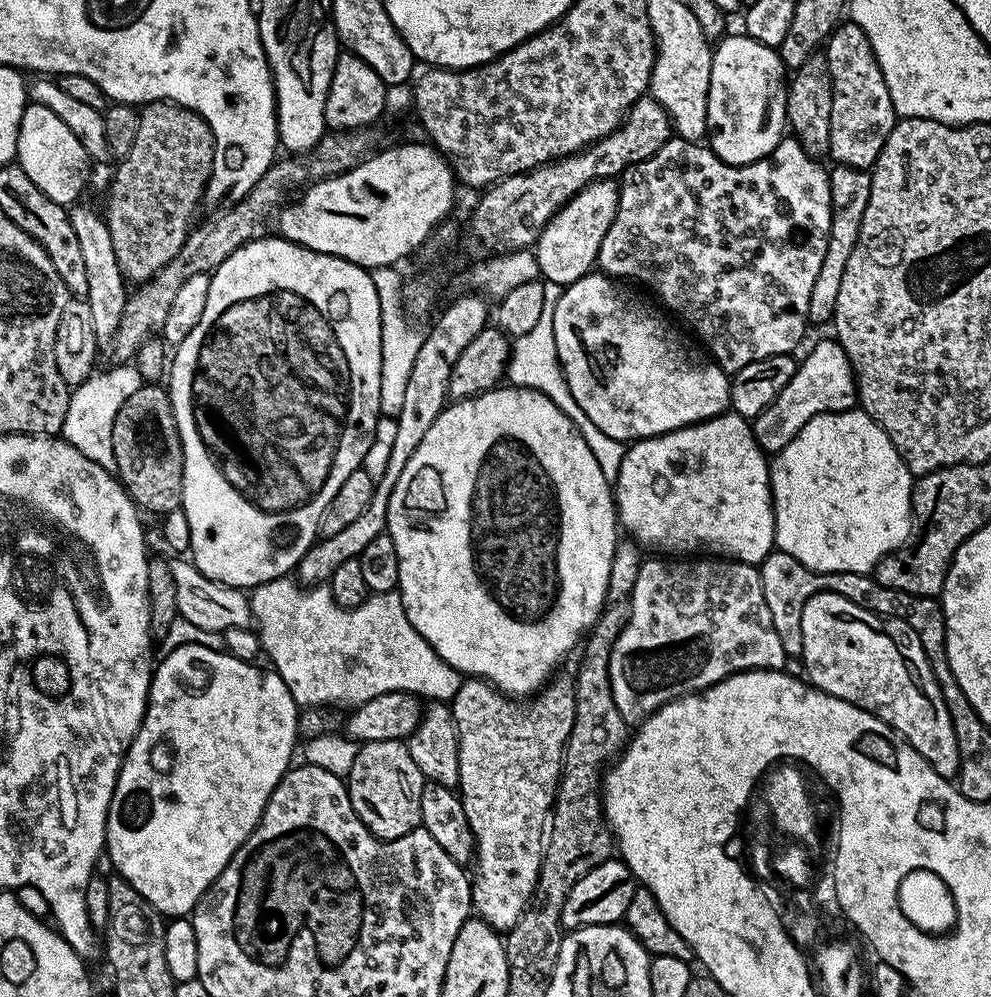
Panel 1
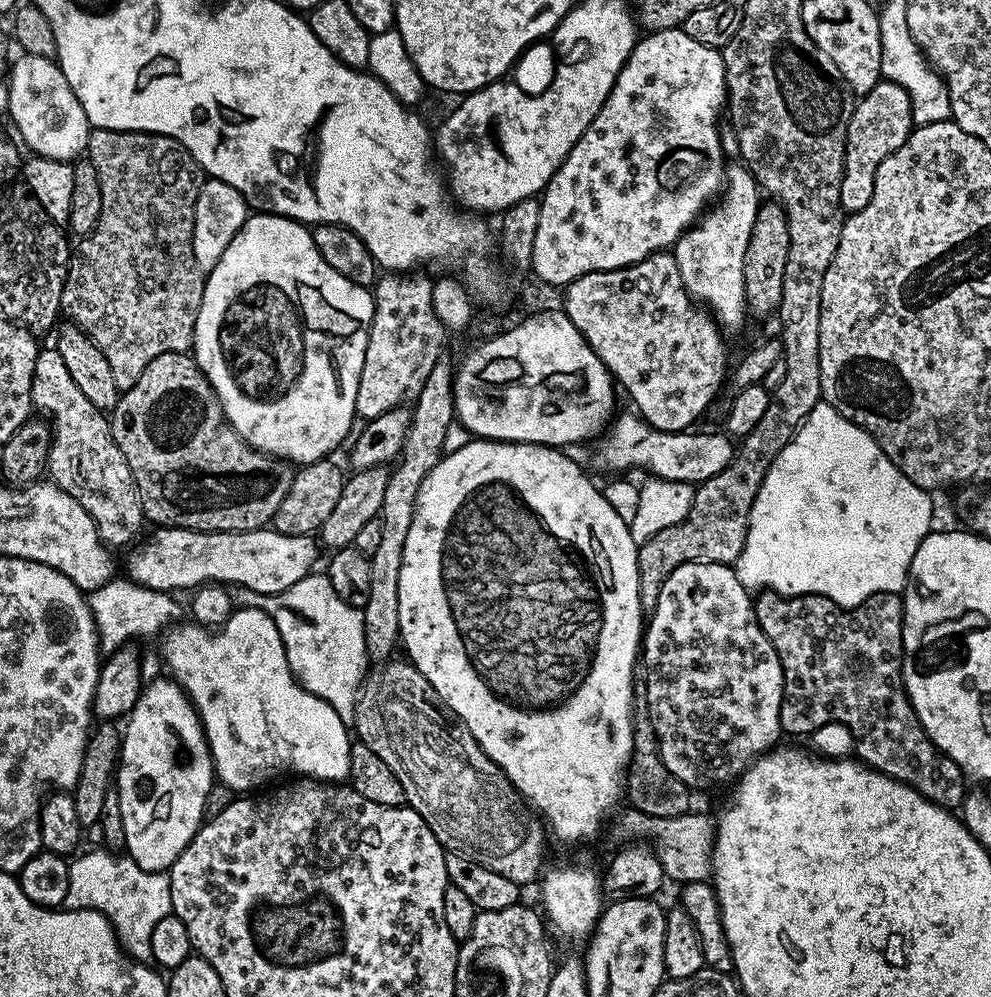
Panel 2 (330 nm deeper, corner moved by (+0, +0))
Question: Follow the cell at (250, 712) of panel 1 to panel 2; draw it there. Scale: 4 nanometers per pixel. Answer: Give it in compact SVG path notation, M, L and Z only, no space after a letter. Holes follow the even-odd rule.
M171 678L156 680L140 693L140 701L127 717L128 729L122 732L120 759L114 777L114 791L122 806L122 826L126 826L124 848L127 856L142 870L167 872L172 863L186 850L196 836L196 831L205 823L203 808L207 794L214 785L212 755L204 727L200 724L200 713L184 693L184 689Z

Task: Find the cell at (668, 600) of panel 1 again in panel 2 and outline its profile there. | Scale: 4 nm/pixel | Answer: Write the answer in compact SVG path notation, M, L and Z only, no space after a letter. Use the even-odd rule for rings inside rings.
M683 564L666 578L662 586L662 594L658 594L656 608L647 617L646 627L642 632L642 664L648 667L646 679L648 682L648 716L658 738L658 746L662 754L662 762L666 762L666 770L674 774L689 789L712 788L715 784L731 785L757 756L765 755L769 750L777 747L778 738L781 739L780 707L784 693L784 667L780 665L780 655L766 638L766 634L756 621L756 609L749 589L742 586L736 577L735 567L727 564Z

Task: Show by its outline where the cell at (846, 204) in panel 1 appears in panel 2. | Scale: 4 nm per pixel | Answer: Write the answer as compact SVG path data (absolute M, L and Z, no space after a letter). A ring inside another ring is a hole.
M881 79L874 90L855 101L846 130L844 169L840 179L840 206L845 213L863 210L870 198L874 198L874 178L878 174L878 166L882 166L890 154L906 143L913 127L910 94L906 94L906 90L893 80Z

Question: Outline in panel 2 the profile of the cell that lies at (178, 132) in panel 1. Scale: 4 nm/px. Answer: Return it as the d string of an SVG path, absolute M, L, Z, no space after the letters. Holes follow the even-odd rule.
M92 128L86 151L86 159L94 166L98 174L98 186L102 186L102 214L94 226L94 230L75 245L68 261L68 273L62 290L60 303L63 315L69 316L71 323L79 331L88 335L96 343L96 348L102 350L106 362L110 362L110 371L114 374L116 387L123 390L134 386L134 382L158 358L158 354L167 352L188 352L192 347L192 335L196 329L198 310L202 306L202 294L206 272L199 268L194 258L191 239L194 238L195 204L202 183L202 169L196 159L182 147L173 136L163 136L157 132L119 132L113 128Z

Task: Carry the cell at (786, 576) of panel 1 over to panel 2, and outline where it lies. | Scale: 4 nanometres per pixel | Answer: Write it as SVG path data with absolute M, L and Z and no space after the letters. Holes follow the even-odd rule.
M764 590L755 597L754 607L758 626L780 655L780 665L784 667L781 733L807 737L815 728L831 723L844 724L852 735L855 755L869 768L909 784L939 808L956 810L961 807L966 793L964 772L948 755L937 750L934 741L924 733L924 727L920 725L920 719L904 692L900 661L904 655L904 602L901 593L879 592L866 598L866 602L857 608L845 610L820 598L789 598Z

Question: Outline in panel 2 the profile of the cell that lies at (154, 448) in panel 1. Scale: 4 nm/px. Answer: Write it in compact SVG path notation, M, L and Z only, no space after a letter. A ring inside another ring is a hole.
M167 352L158 354L146 370L142 370L140 377L134 382L134 386L123 389L116 407L111 409L110 423L112 425L112 437L118 442L118 450L126 458L130 470L134 474L134 482L138 486L140 501L144 507L144 515L153 525L165 528L189 528L194 531L222 532L222 531L252 531L271 525L278 506L282 506L282 498L290 490L290 482L294 482L296 468L287 460L269 456L267 452L260 452L250 447L245 440L230 426L230 422L224 416L222 406L218 402L218 394L210 386L210 382L202 374L202 370L196 364L195 355L188 352Z

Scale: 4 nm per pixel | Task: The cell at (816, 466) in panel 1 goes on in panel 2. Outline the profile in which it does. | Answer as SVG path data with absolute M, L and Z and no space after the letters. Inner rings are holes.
M823 402L818 403L814 406L814 410L810 410L803 426L797 430L796 436L781 450L778 458L774 458L774 462L758 490L758 498L754 498L754 506L750 510L746 546L734 565L736 577L740 579L742 586L749 590L767 590L789 598L794 596L823 598L845 610L857 608L862 602L866 602L866 598L879 592L903 593L904 583L908 580L910 562L914 558L918 546L924 541L924 537L934 528L932 500L928 496L931 495L925 489L910 482L910 478L906 478L906 474L902 474L902 470L898 470L898 466L894 466L894 462L890 462L890 458L886 458L886 454L880 449L876 439L866 429L858 427L842 414L838 414L838 410L834 410L834 406Z

